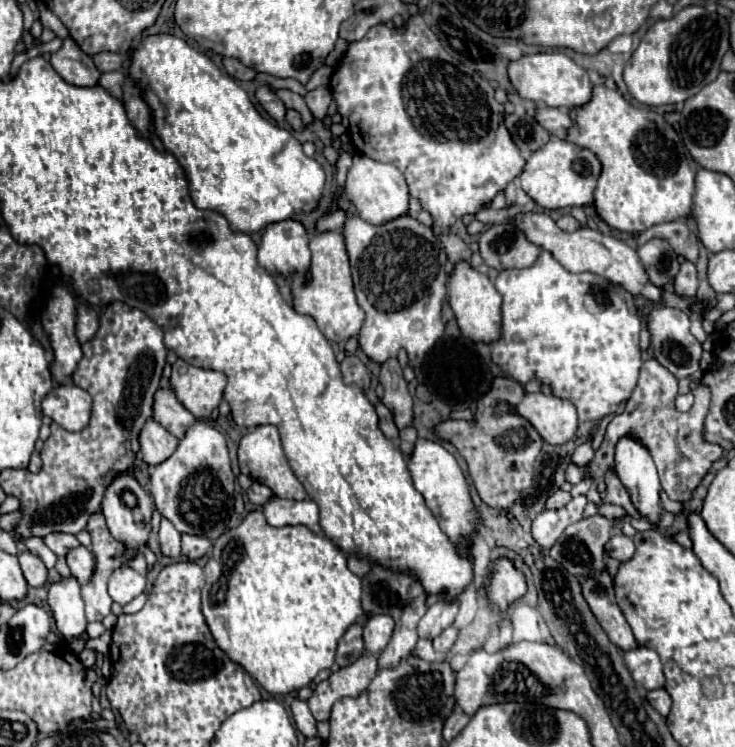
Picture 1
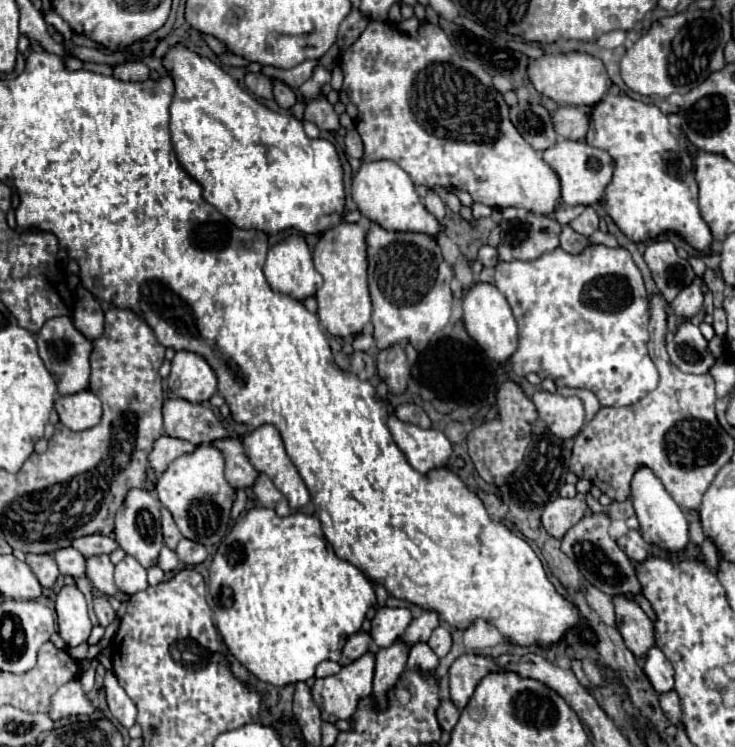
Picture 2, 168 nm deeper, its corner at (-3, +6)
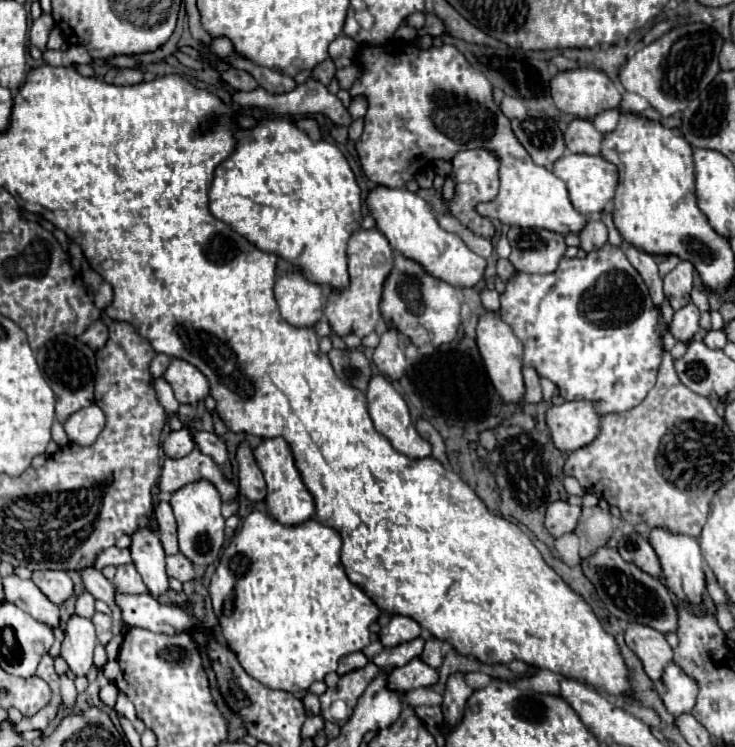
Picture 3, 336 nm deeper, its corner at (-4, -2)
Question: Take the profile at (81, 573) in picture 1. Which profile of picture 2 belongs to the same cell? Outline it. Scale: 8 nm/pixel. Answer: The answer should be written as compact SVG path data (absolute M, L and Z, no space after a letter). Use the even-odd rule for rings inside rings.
M106 554L88 558L86 562L88 562L88 578L102 594L114 596L118 602L130 602L130 594L122 592L114 584L114 564L110 562L110 558Z

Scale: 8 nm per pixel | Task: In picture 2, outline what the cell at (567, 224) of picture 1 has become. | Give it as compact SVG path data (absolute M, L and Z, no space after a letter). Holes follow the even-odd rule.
M586 206L584 212L570 226L582 236L590 236L594 230L598 230L598 214L590 206Z

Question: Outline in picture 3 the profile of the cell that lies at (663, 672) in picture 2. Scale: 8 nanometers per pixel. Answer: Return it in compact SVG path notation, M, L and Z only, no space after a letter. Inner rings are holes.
M669 664L663 670L661 684L665 688L665 692L661 694L661 700L673 716L691 712L691 708L695 706L695 696L697 696L695 680L691 680L677 664Z

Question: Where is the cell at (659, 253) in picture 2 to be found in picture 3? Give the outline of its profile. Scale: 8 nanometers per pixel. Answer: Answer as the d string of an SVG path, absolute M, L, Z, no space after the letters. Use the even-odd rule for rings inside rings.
M681 262L665 276L663 290L673 310L679 310L689 302L689 294L693 288L693 270L695 268L691 262Z

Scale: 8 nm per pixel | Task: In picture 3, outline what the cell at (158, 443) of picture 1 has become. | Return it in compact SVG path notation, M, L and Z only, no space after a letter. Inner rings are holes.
M193 450L191 454L183 458L165 458L163 468L161 468L161 478L159 478L159 488L161 492L175 492L181 486L193 482L193 480L209 480L217 486L223 502L231 500L237 494L237 486L233 482L227 482L217 468L217 464L205 456L201 450Z

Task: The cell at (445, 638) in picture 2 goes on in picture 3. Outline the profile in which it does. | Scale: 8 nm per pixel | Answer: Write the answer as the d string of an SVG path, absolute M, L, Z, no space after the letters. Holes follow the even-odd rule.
M429 638L425 642L425 650L423 654L419 656L425 664L429 664L431 668L439 668L441 662L443 662L443 654L441 654L441 640L437 638Z

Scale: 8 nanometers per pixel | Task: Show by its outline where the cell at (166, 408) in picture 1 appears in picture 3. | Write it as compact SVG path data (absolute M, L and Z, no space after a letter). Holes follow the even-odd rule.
M189 426L169 432L163 440L163 450L165 450L165 456L169 456L169 458L181 458L181 456L189 454L195 446L197 444L193 442L193 434L191 434Z

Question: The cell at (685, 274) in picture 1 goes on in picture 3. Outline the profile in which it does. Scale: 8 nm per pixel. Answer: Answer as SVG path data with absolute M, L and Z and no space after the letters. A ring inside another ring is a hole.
M689 302L681 310L677 310L673 314L673 322L671 322L671 334L675 336L675 340L689 342L695 336L695 332L699 330L699 316L701 314L693 302Z

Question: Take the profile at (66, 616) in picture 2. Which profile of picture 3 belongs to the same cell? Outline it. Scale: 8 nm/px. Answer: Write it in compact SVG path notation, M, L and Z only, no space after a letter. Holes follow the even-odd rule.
M73 614L65 624L65 640L61 644L61 658L77 676L85 676L93 664L95 626L89 618Z

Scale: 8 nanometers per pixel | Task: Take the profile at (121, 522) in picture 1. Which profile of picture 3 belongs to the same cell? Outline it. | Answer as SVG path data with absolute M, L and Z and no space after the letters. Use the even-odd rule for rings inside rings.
M143 526L131 534L131 558L141 574L149 594L161 596L169 590L167 572L165 572L165 550L161 546L159 536L149 528Z

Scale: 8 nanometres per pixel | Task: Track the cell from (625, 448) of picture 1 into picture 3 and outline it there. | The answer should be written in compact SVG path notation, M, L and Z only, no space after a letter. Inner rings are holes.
M663 526L651 528L647 540L653 546L655 554L659 556L663 576L667 580L667 588L673 590L681 600L691 602L691 604L699 604L703 600L703 594L707 592L705 572L703 572L703 556L699 550L699 542L695 538L689 538L687 534L673 534L671 530L665 530Z

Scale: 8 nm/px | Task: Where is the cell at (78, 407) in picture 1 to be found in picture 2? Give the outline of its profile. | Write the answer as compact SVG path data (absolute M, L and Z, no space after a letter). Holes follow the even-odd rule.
M84 390L72 396L58 396L56 412L60 414L60 422L64 426L68 426L74 432L82 432L100 422L102 404L92 392Z

